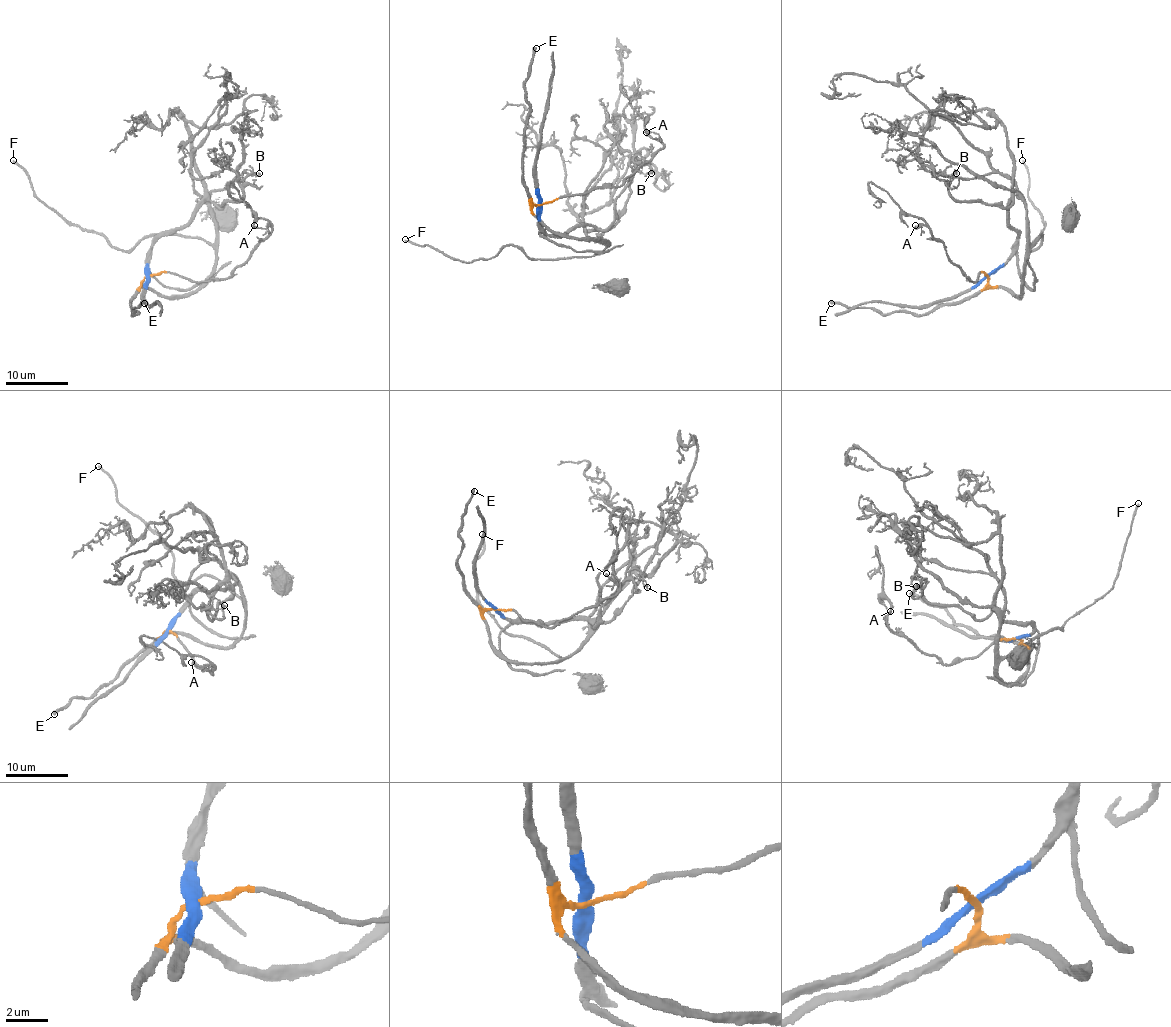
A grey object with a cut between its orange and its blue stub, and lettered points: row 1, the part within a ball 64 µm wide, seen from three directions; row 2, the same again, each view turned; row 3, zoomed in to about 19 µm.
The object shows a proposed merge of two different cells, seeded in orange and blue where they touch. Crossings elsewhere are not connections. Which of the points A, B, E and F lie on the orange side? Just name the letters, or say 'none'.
A, E, F

